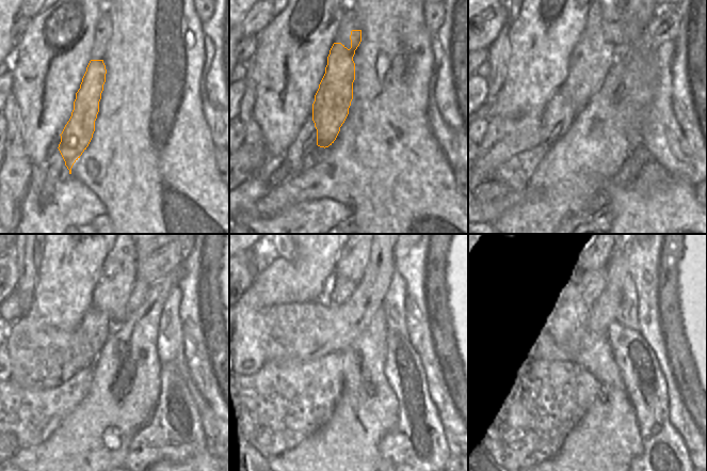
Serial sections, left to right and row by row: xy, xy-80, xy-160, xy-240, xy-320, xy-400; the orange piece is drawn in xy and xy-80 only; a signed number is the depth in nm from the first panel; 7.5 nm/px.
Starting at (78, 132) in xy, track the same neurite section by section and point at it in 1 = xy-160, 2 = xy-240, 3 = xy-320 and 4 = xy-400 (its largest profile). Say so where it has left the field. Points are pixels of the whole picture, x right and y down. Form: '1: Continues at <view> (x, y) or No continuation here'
1: Continues at xy-160 (593, 55)
2: Continues at xy-240 (111, 293)
3: Continues at xy-320 (352, 261)
4: Continues at xy-400 (587, 255)

